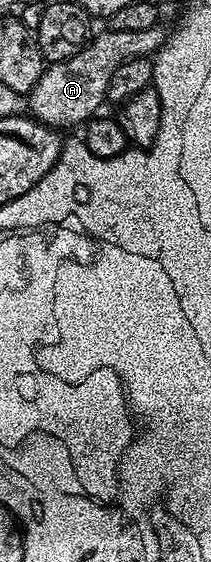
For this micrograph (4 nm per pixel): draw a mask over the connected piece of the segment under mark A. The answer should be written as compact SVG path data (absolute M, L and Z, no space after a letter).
M159 25L153 29L141 29L138 33L121 33L106 29L100 31L99 36L96 34L73 57L44 66L39 84L31 90L29 111L46 127L78 128L86 124L87 120L98 112L95 110L101 105L104 106L109 89L109 77L117 73L117 65L121 65L127 59L154 56L165 42L165 31L162 31L162 26Z

